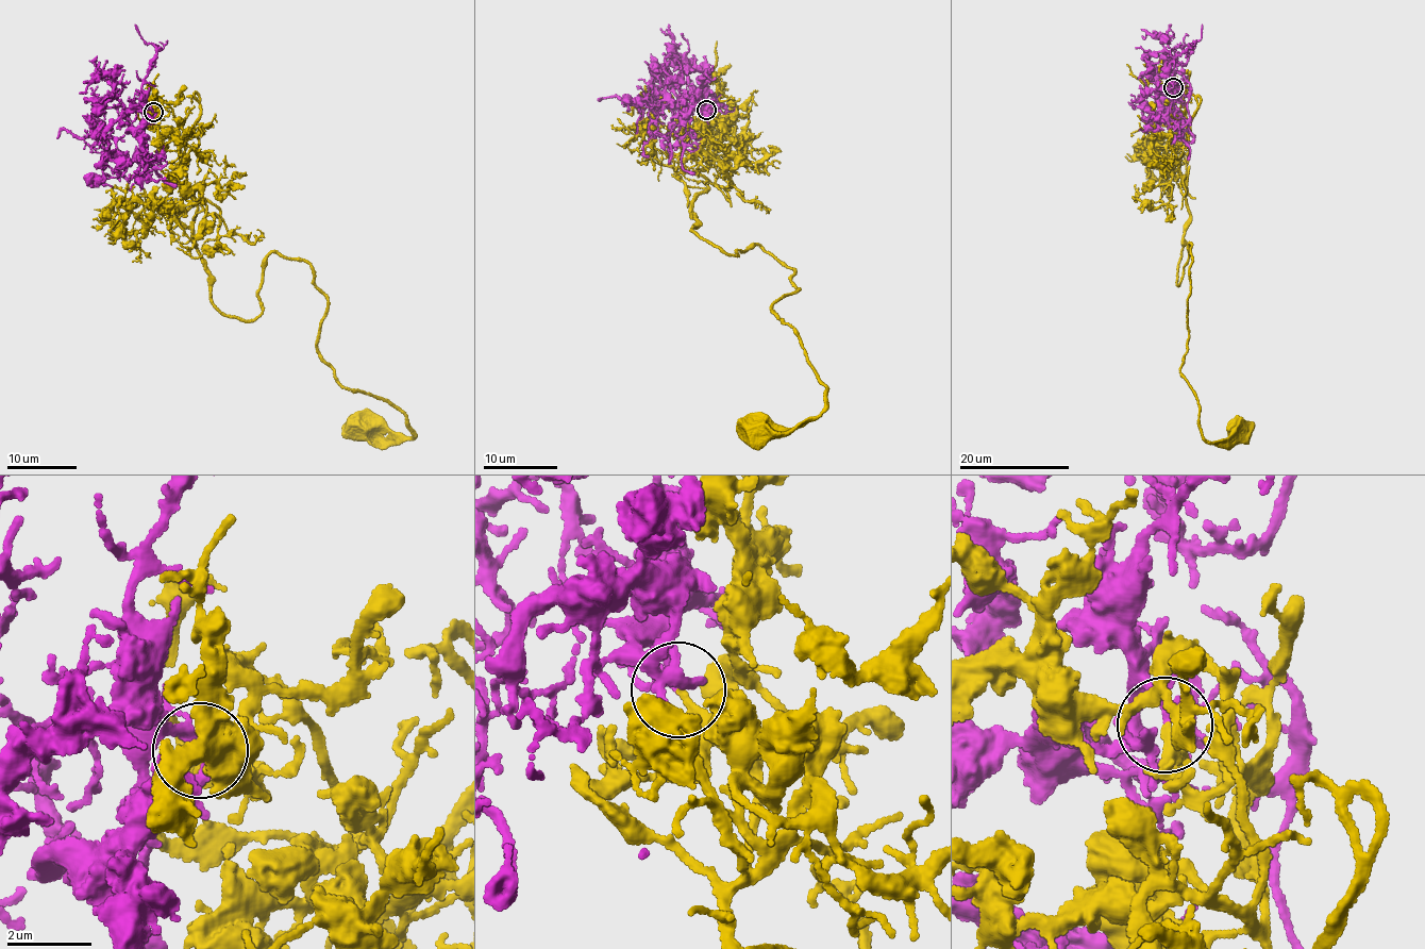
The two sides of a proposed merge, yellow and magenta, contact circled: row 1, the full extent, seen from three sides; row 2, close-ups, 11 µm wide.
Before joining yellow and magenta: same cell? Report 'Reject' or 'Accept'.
Accept

